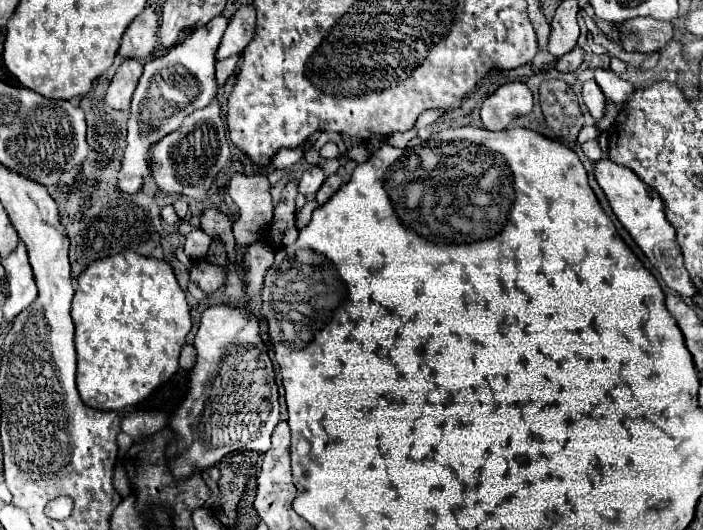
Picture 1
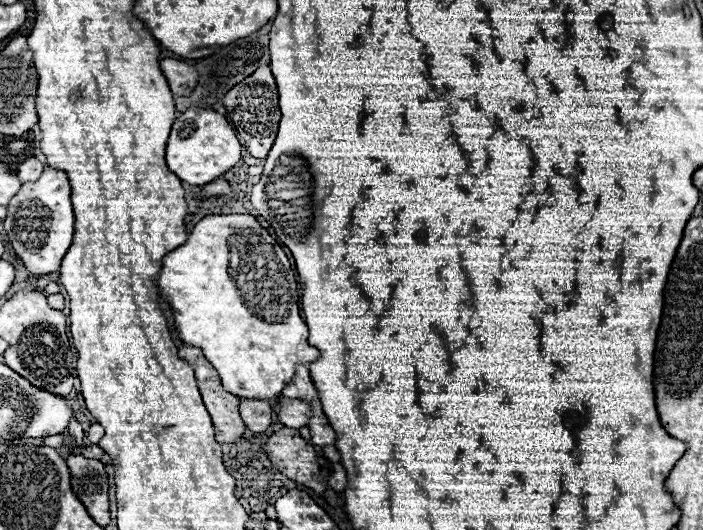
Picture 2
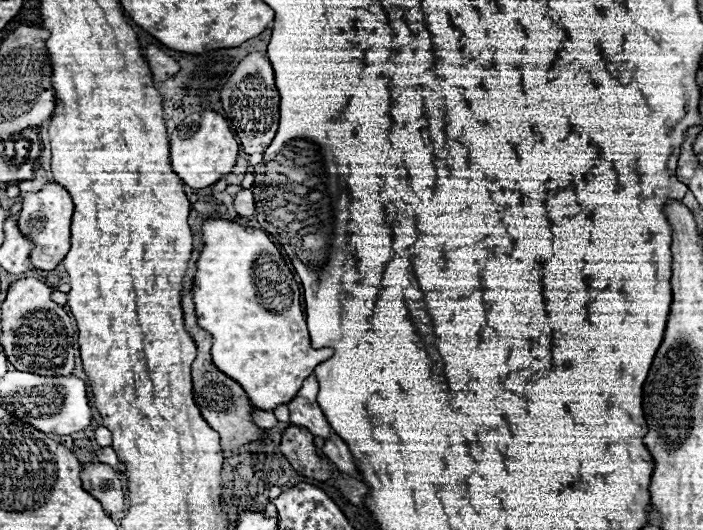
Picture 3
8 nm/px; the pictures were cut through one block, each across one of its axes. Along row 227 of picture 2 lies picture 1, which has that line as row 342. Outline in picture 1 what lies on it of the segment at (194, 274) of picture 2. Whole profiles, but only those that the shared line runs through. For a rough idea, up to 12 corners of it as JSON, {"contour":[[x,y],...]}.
{"contour":[[204,310],[188,398],[168,422],[186,478],[266,452],[274,366],[248,310]]}

